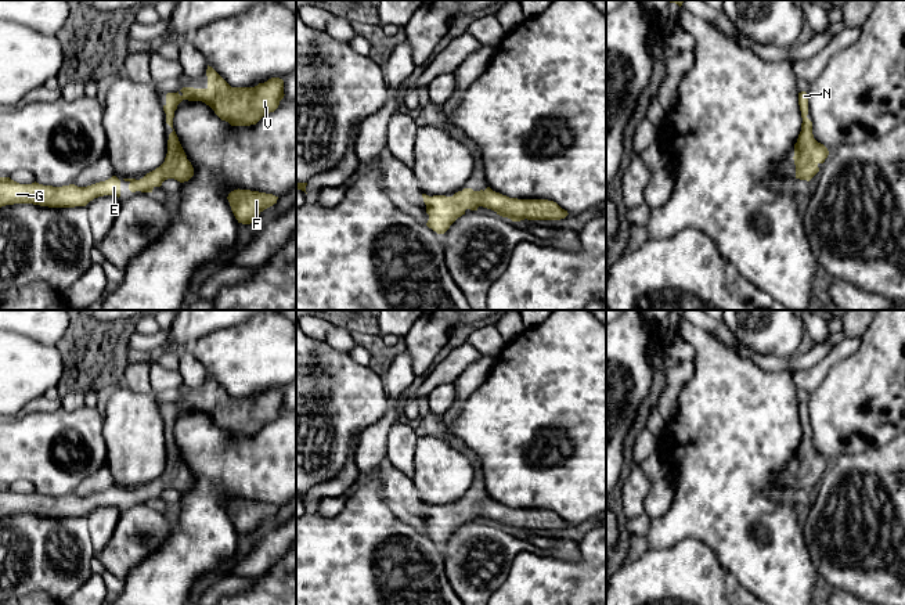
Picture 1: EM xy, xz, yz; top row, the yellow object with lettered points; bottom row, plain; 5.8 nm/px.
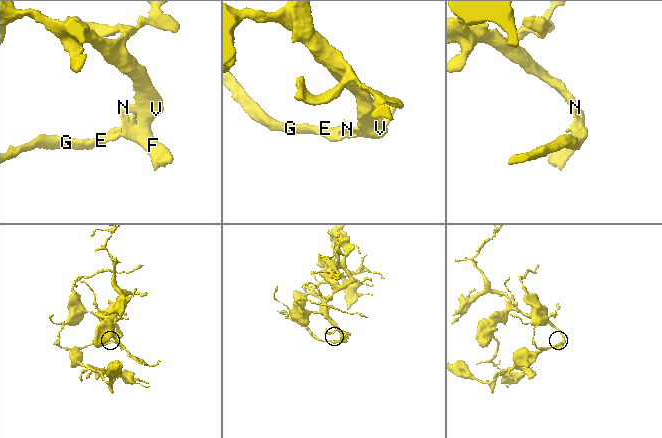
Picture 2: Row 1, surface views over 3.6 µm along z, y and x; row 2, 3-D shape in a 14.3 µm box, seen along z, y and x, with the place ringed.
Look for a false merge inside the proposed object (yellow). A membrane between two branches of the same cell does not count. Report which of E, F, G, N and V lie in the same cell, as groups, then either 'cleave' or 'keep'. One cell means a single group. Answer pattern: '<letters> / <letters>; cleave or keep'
E F G N V; keep

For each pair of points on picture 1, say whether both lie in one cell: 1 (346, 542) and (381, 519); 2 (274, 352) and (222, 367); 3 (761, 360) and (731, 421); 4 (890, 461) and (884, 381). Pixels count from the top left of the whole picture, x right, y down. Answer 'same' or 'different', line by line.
1: same
2: same
3: different
4: different

